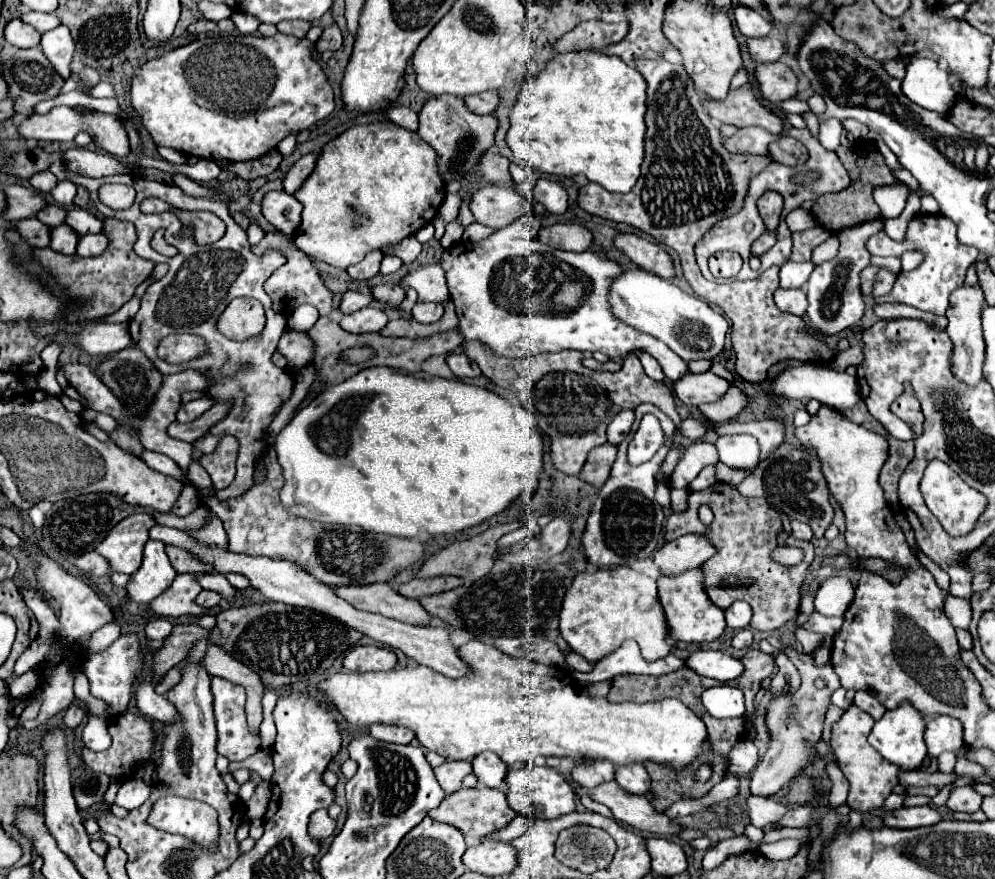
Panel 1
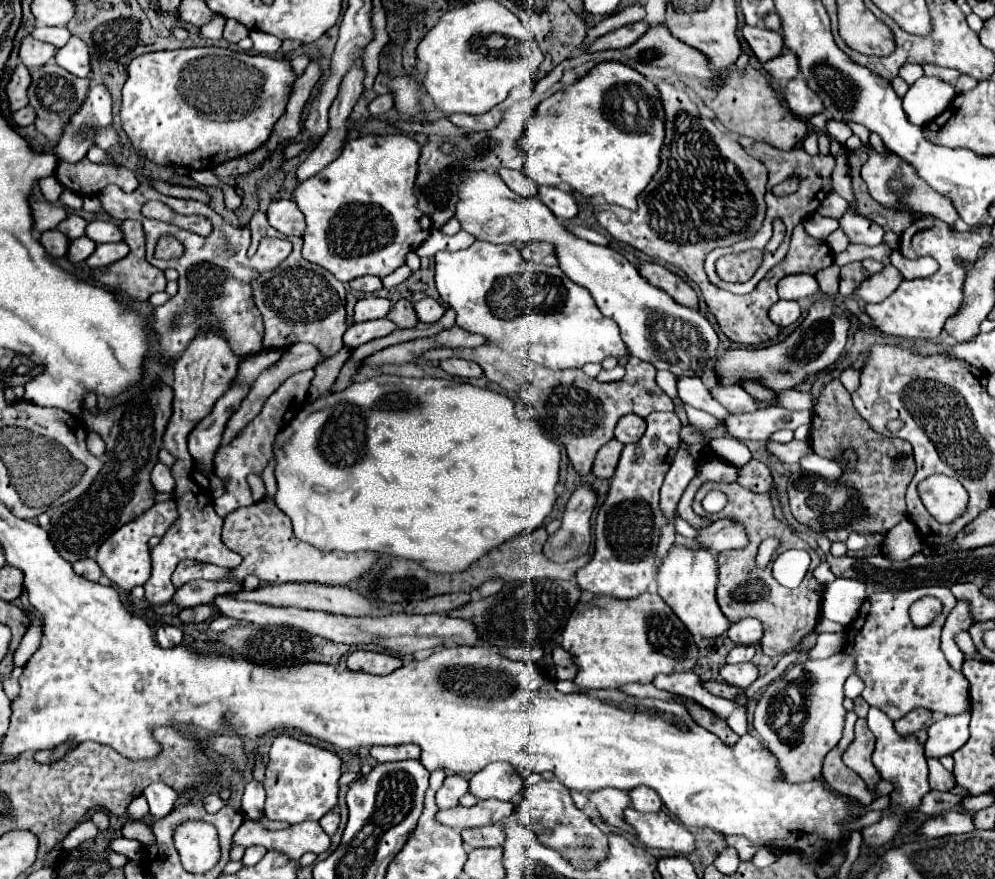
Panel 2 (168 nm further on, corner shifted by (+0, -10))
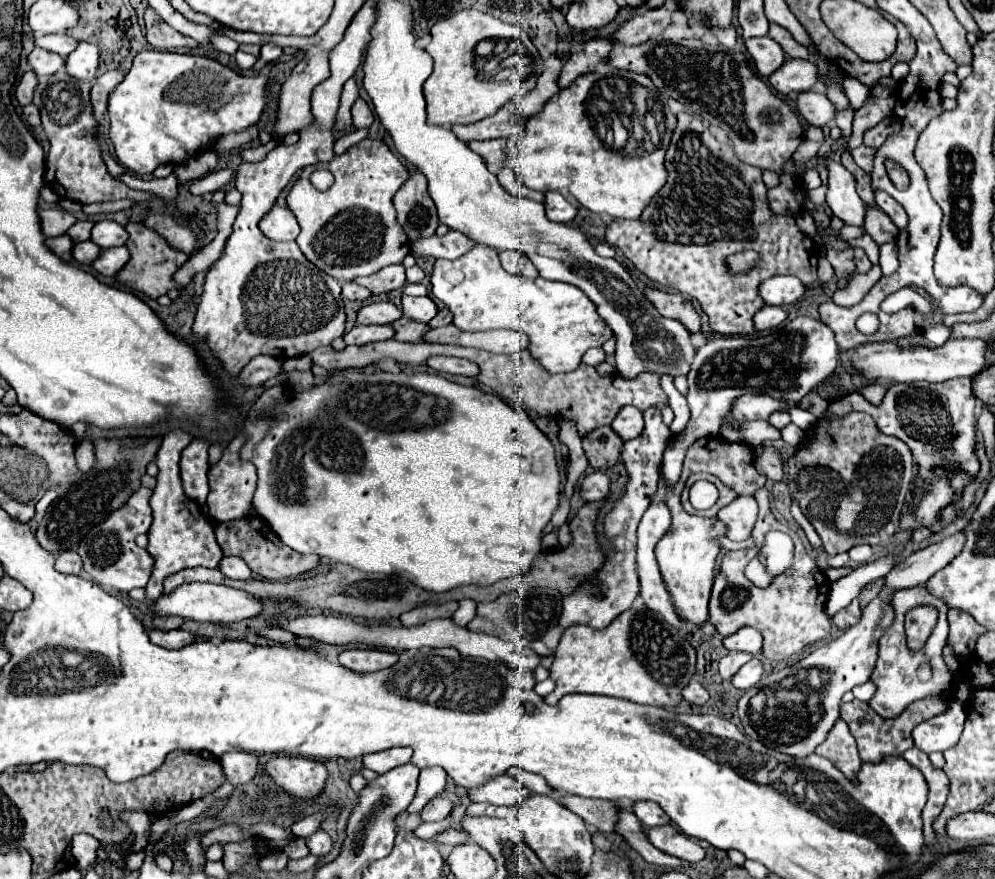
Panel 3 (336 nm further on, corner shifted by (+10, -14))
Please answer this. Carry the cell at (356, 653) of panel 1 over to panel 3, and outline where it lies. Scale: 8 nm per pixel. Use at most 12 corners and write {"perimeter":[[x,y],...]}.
{"perimeter":[[348,649],[340,665],[358,673],[380,671],[398,661],[382,649]]}

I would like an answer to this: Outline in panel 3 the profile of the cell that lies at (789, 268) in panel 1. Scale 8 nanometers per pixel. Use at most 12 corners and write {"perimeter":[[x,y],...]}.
{"perimeter":[[792,275],[760,283],[766,305],[792,305],[804,295],[804,285]]}

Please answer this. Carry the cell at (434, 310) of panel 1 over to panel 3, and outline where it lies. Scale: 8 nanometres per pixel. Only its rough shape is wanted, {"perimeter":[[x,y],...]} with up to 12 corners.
{"perimeter":[[402,295],[406,317],[428,323],[438,313],[430,297]]}

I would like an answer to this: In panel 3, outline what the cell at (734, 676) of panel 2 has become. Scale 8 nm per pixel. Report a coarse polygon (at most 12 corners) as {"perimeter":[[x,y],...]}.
{"perimeter":[[754,657],[734,675],[738,689],[754,687],[764,673],[762,661]]}

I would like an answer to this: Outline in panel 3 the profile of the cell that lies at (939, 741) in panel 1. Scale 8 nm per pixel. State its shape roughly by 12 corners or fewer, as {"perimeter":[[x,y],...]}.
{"perimeter":[[958,699],[946,713],[922,721],[912,731],[924,753],[958,743],[966,721]]}

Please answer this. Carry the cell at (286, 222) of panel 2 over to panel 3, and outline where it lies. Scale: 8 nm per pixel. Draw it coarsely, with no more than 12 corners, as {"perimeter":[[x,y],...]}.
{"perimeter":[[278,205],[262,219],[262,233],[294,241],[300,233],[294,213]]}

